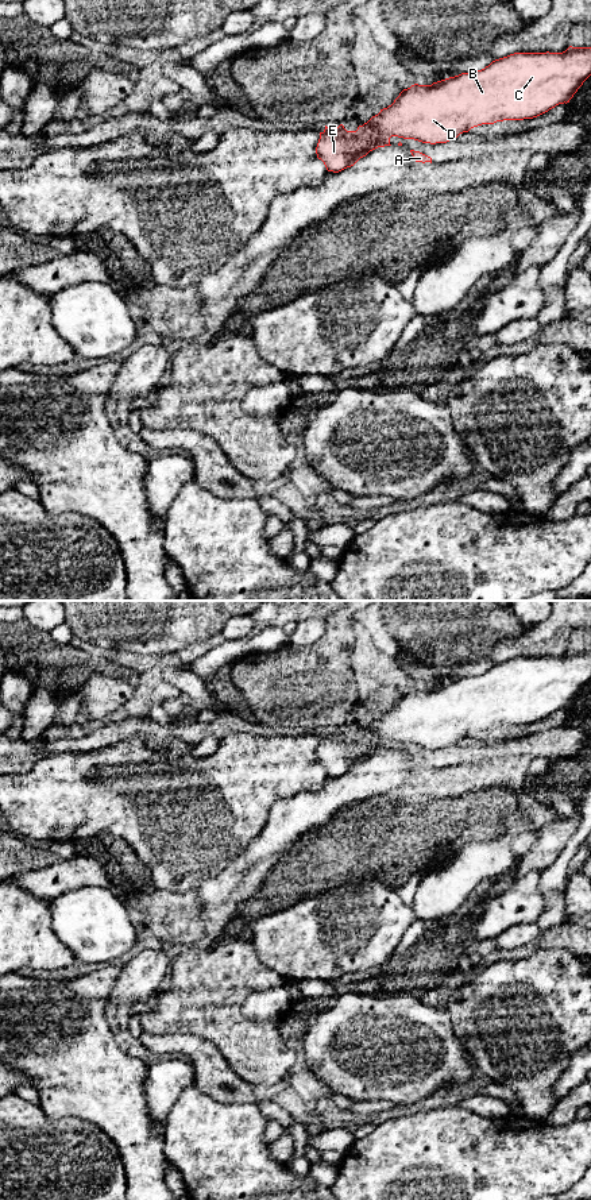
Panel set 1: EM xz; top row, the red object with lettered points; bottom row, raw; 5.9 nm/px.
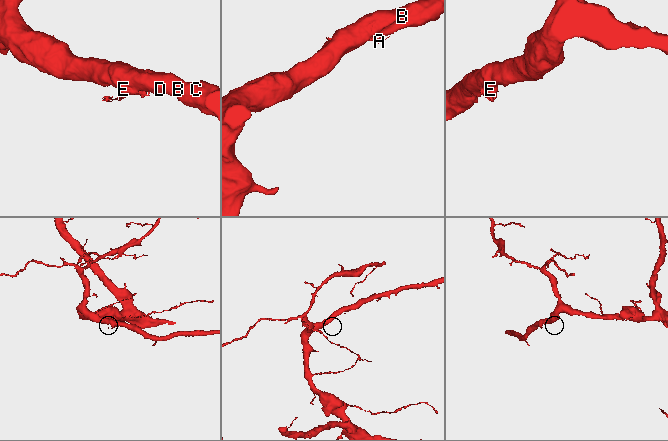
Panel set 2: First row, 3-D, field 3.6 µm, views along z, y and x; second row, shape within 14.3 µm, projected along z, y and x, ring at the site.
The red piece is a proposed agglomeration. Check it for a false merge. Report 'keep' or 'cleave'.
cleave

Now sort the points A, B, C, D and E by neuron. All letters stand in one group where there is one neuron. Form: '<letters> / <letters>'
A / B C D E

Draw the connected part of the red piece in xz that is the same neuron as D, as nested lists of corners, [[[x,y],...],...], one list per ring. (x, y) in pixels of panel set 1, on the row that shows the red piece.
[[[569,46],[563,53],[514,53],[492,61],[482,70],[461,73],[432,85],[414,84],[403,89],[391,105],[381,109],[359,136],[318,139],[316,154],[328,171],[339,173],[372,136],[391,135],[422,143],[447,143],[482,124],[537,117],[559,104],[567,104],[591,76],[591,47]]]

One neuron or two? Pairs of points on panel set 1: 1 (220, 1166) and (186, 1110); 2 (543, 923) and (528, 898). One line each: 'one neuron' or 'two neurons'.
1: one neuron
2: two neurons

